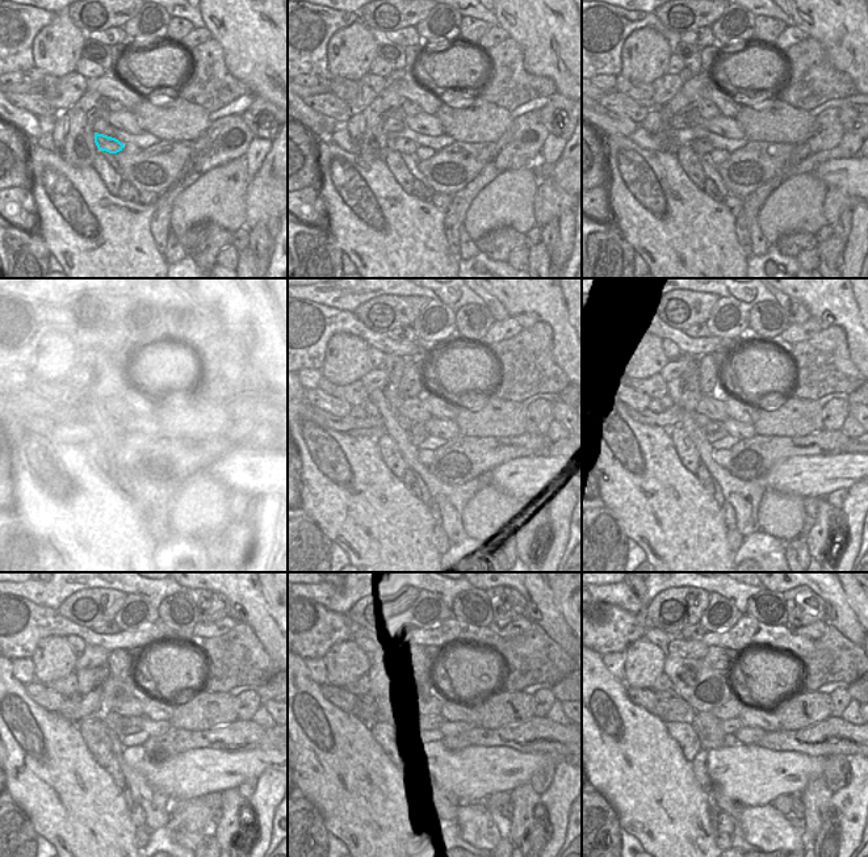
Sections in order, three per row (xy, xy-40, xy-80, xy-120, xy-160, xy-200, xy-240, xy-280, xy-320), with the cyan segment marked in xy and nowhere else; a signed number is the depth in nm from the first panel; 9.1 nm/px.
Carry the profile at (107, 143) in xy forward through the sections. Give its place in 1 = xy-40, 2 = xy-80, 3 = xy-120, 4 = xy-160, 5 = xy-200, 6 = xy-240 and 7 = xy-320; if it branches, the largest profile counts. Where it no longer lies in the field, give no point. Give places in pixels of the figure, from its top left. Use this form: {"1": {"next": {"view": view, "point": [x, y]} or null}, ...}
{"1": {"next": {"view": "xy-40", "point": [406, 146]}}, "2": {"next": {"view": "xy-80", "point": [700, 146]}}, "3": {"next": {"view": "xy-120", "point": [116, 436]}}, "4": {"next": {"view": "xy-160", "point": [416, 433]}}, "5": {"next": {"view": "xy-200", "point": [715, 431]}}, "6": {"next": {"view": "xy-240", "point": [128, 725]}}, "7": {"next": {"view": "xy-320", "point": [732, 726]}}}

